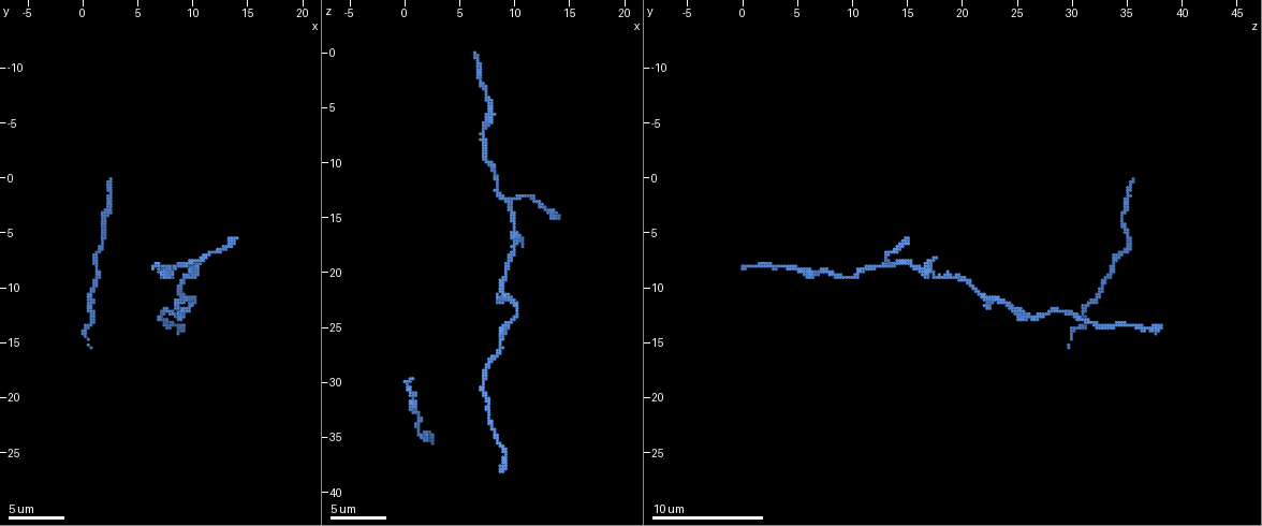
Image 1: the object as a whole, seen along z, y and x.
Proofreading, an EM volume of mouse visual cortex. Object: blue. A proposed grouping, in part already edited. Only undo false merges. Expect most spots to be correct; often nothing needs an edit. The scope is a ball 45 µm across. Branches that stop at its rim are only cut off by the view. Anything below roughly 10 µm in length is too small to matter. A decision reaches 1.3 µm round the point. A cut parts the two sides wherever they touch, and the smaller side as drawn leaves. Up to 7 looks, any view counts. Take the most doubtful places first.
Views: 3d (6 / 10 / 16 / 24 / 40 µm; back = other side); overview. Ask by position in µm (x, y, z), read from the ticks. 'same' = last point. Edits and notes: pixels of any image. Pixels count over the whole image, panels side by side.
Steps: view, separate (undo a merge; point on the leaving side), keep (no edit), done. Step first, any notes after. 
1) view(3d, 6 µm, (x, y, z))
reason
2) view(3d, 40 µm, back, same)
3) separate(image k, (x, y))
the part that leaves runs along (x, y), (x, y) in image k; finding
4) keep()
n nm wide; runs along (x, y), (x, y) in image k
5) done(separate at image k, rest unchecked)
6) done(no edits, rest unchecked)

view(3d, 10 µm, (8.8, 12.6, 26.2))

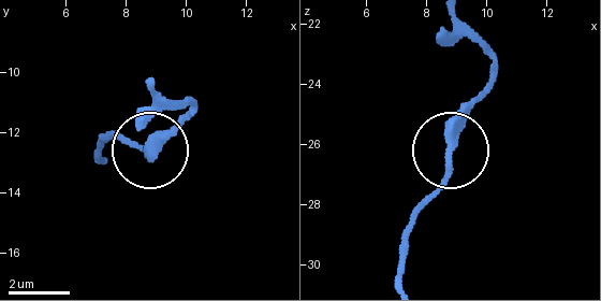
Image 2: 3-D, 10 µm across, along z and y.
keep()
runs along (483, 96), (450, 147), (444, 186), (404, 229) in image 2; one neuron here

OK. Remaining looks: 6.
view(3d, 10 µm, (7.2, 8.6, 7.2))
thick turns thin

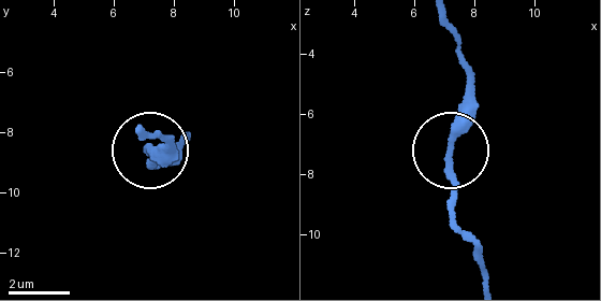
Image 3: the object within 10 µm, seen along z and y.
view(3d, 6 µm, (7.2, 8.5, 7.1))
zoom in

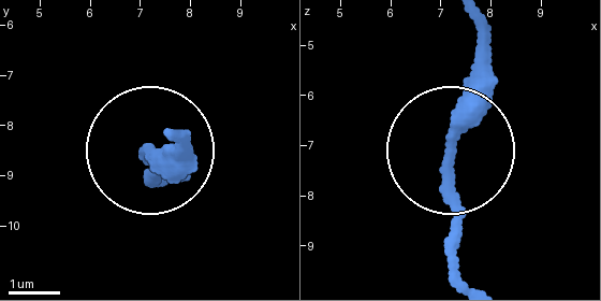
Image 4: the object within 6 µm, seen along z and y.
keep()
270 nm wide; runs along (462, 282), (449, 128), (474, 25) in image 4; all the same neuron

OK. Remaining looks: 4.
view(3d, 10 µm, (9.0, 8.0, 13.0))
calibre changes

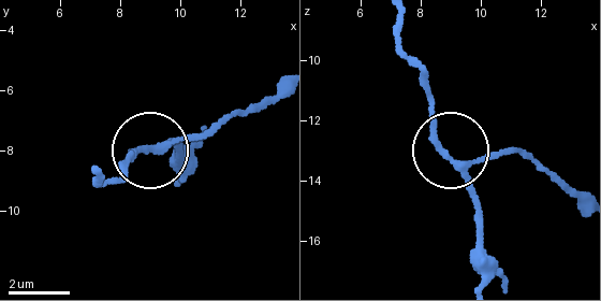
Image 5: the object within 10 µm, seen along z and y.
keep()
200 nm wide; runs along (480, 283), (472, 183), (436, 137), (426, 85) in image 5; one neuron here

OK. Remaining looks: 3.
view(3d, 10 µm, (9.8, 8.8, 18.0))
thick turns thin

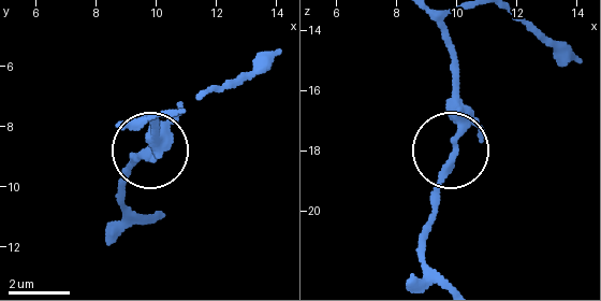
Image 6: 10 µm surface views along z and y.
keep()
continuous, no second neuron

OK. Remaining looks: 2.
done(no edits, rest unchecked)

